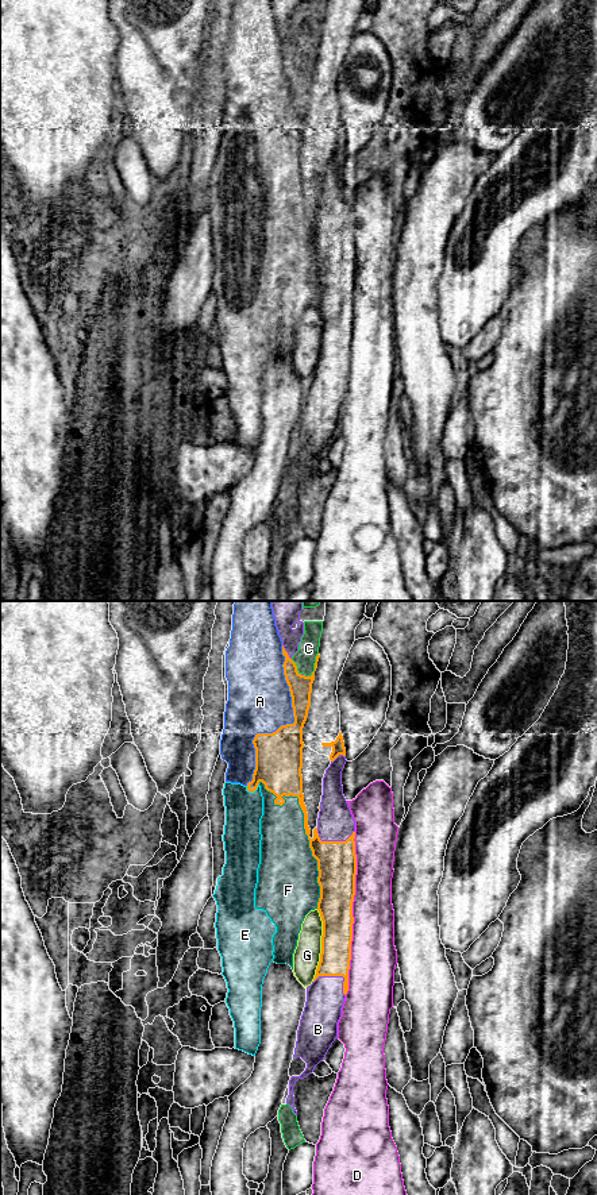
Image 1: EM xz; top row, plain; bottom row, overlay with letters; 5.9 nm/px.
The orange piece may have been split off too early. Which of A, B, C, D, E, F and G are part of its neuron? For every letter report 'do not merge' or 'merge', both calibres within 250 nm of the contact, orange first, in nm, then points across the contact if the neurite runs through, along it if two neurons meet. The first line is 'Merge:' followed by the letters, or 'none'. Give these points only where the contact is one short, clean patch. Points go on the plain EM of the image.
Merge: G
A: do not merge; 280 nm thick on the orange side, 380 nm on the other
B: do not merge; 180 nm thick on the orange side, 220 nm on the other
C: do not merge; 140 nm thick on the orange side, 130 nm on the other
D: do not merge; 220 nm thick on the orange side, 260 nm on the other
E: do not merge; 280 nm thick on the orange side, 220 nm on the other
F: do not merge; 200 nm thick on the orange side, 320 nm on the other
G: merge; 200 nm thick on the orange side, 160 nm on the other

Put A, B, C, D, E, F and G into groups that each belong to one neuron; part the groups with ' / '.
A E F / B / C / D / G

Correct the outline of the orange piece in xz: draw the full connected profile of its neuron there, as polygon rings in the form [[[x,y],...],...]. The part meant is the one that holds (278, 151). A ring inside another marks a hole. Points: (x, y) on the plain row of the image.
[[[282,41],[285,51],[284,70],[289,81],[293,103],[293,119],[281,120],[273,128],[257,128],[253,139],[255,143],[255,165],[253,176],[247,178],[247,186],[254,188],[262,177],[265,184],[277,193],[274,200],[282,201],[285,192],[297,192],[298,200],[304,208],[304,224],[309,235],[312,251],[317,255],[317,278],[320,281],[320,293],[317,302],[311,305],[298,328],[297,342],[293,348],[293,367],[297,375],[304,381],[311,381],[319,371],[343,371],[343,389],[348,386],[348,365],[351,355],[353,336],[353,297],[355,290],[357,250],[355,250],[355,227],[346,236],[321,236],[317,223],[313,225],[308,221],[308,208],[303,189],[303,123],[311,101],[312,78],[315,66],[311,72],[301,70],[296,58],[289,53]]]

